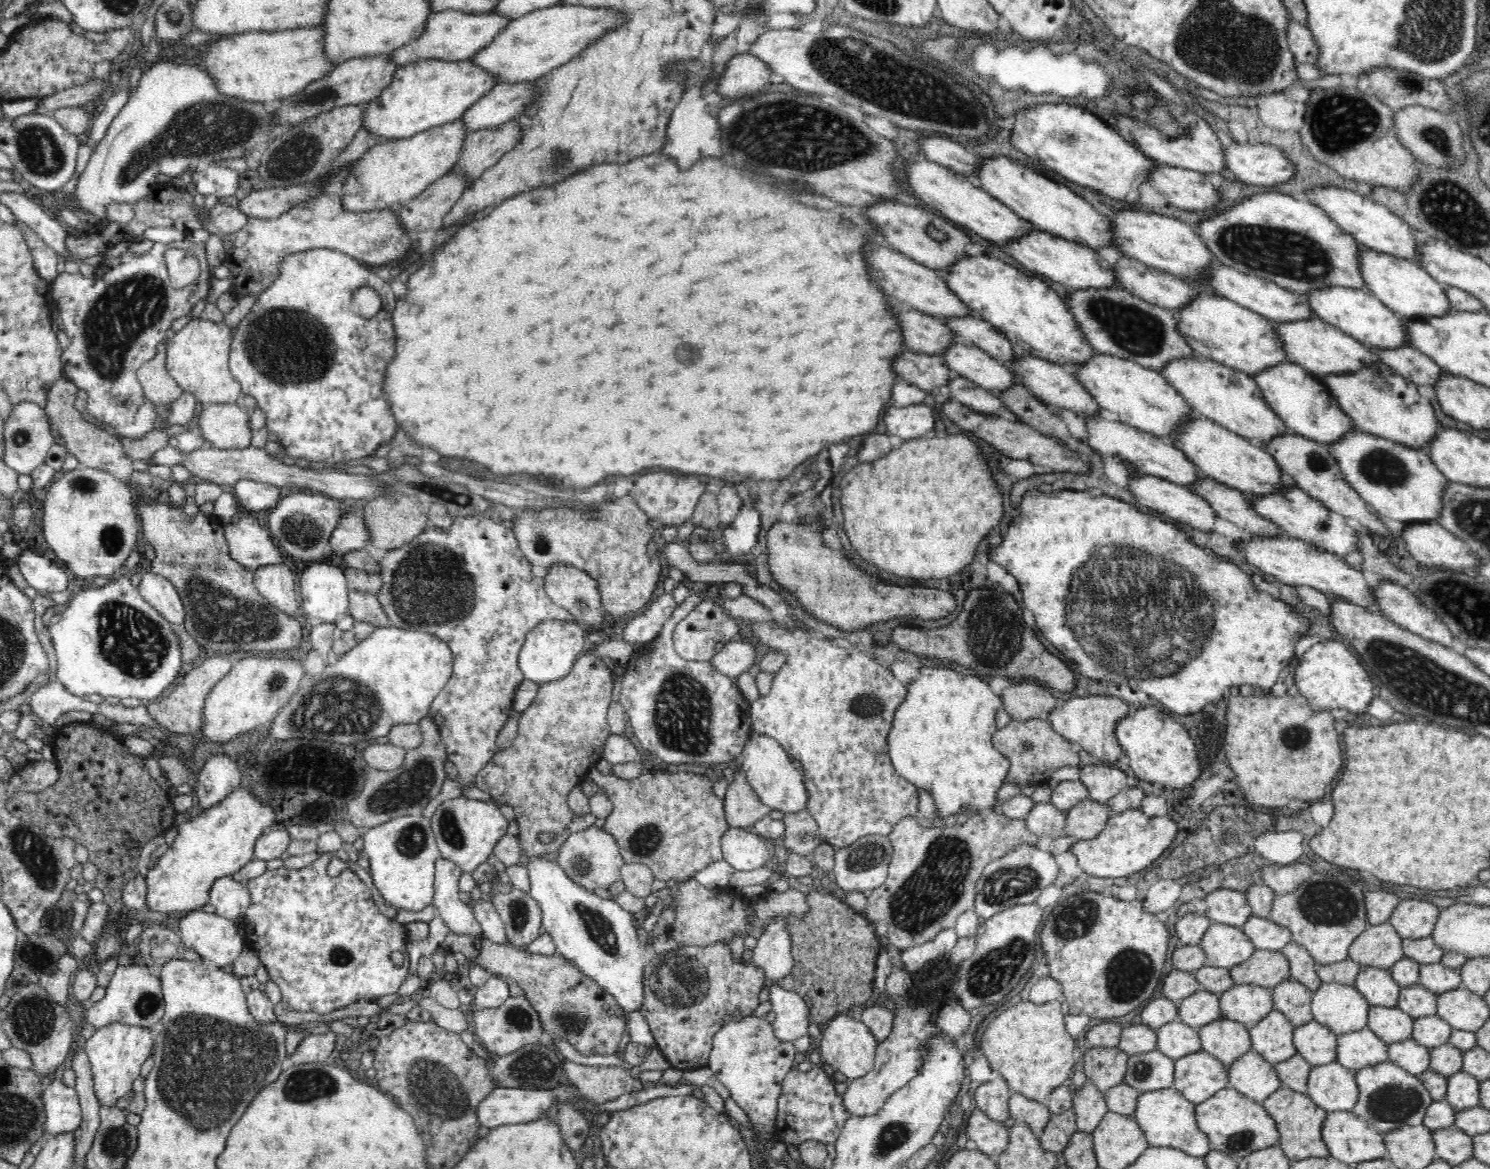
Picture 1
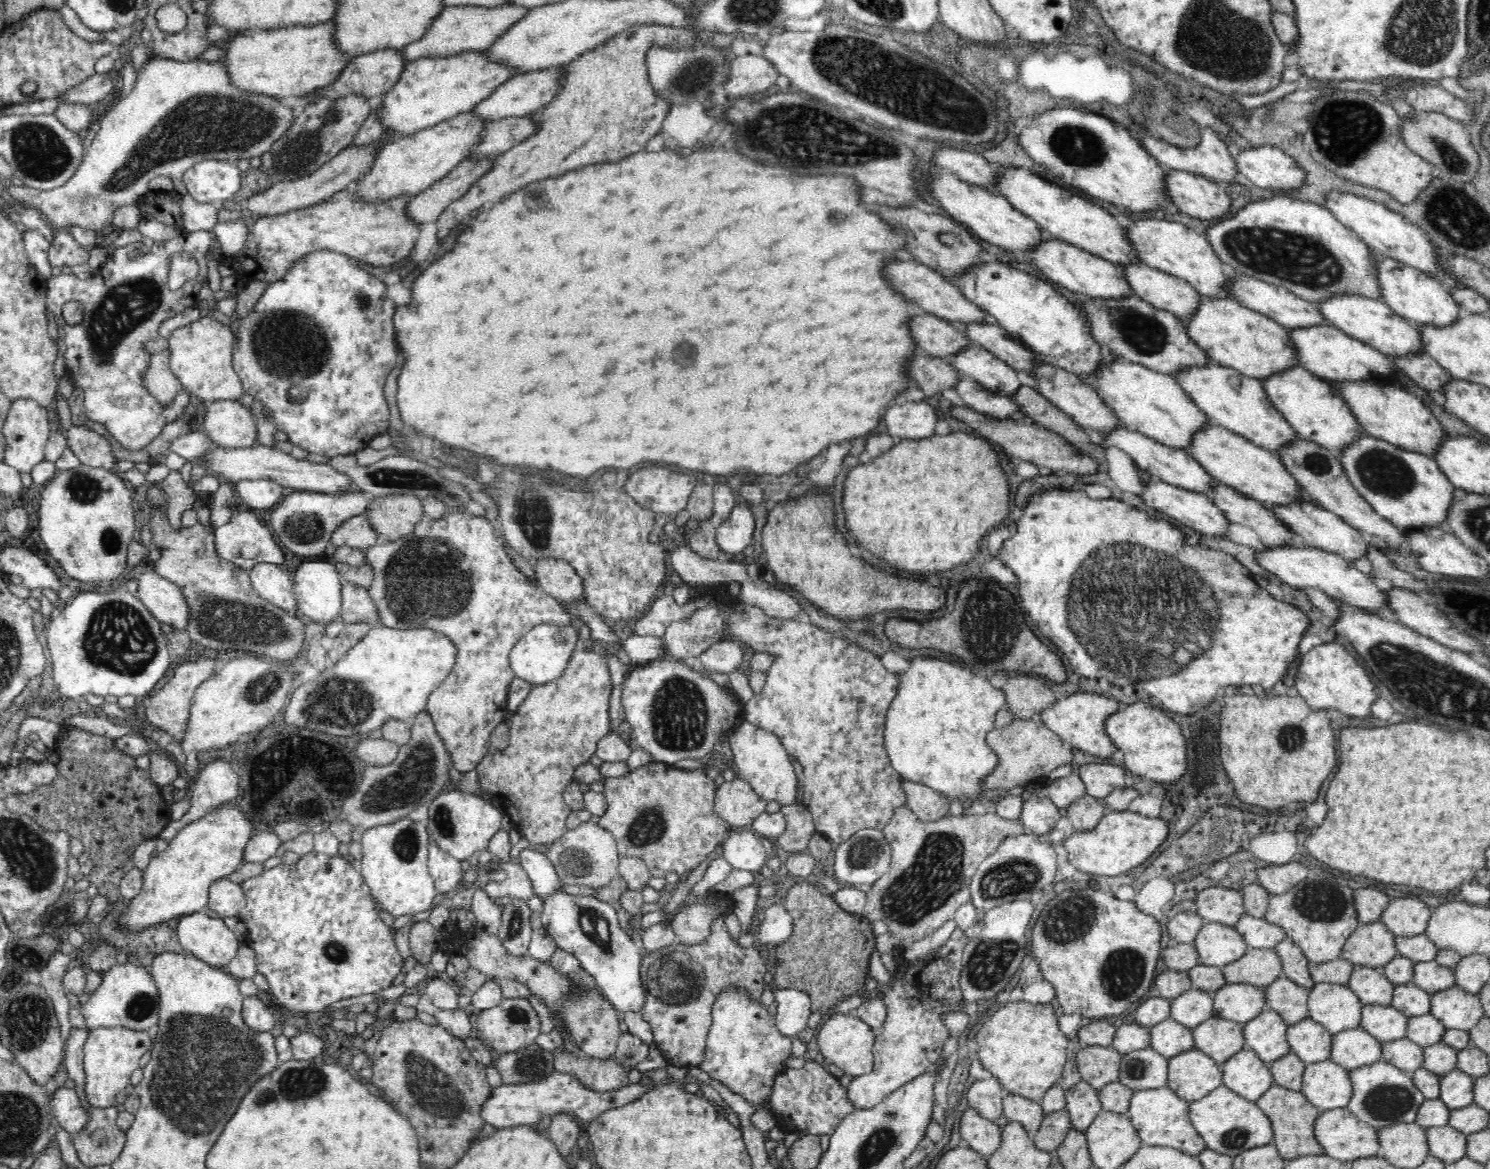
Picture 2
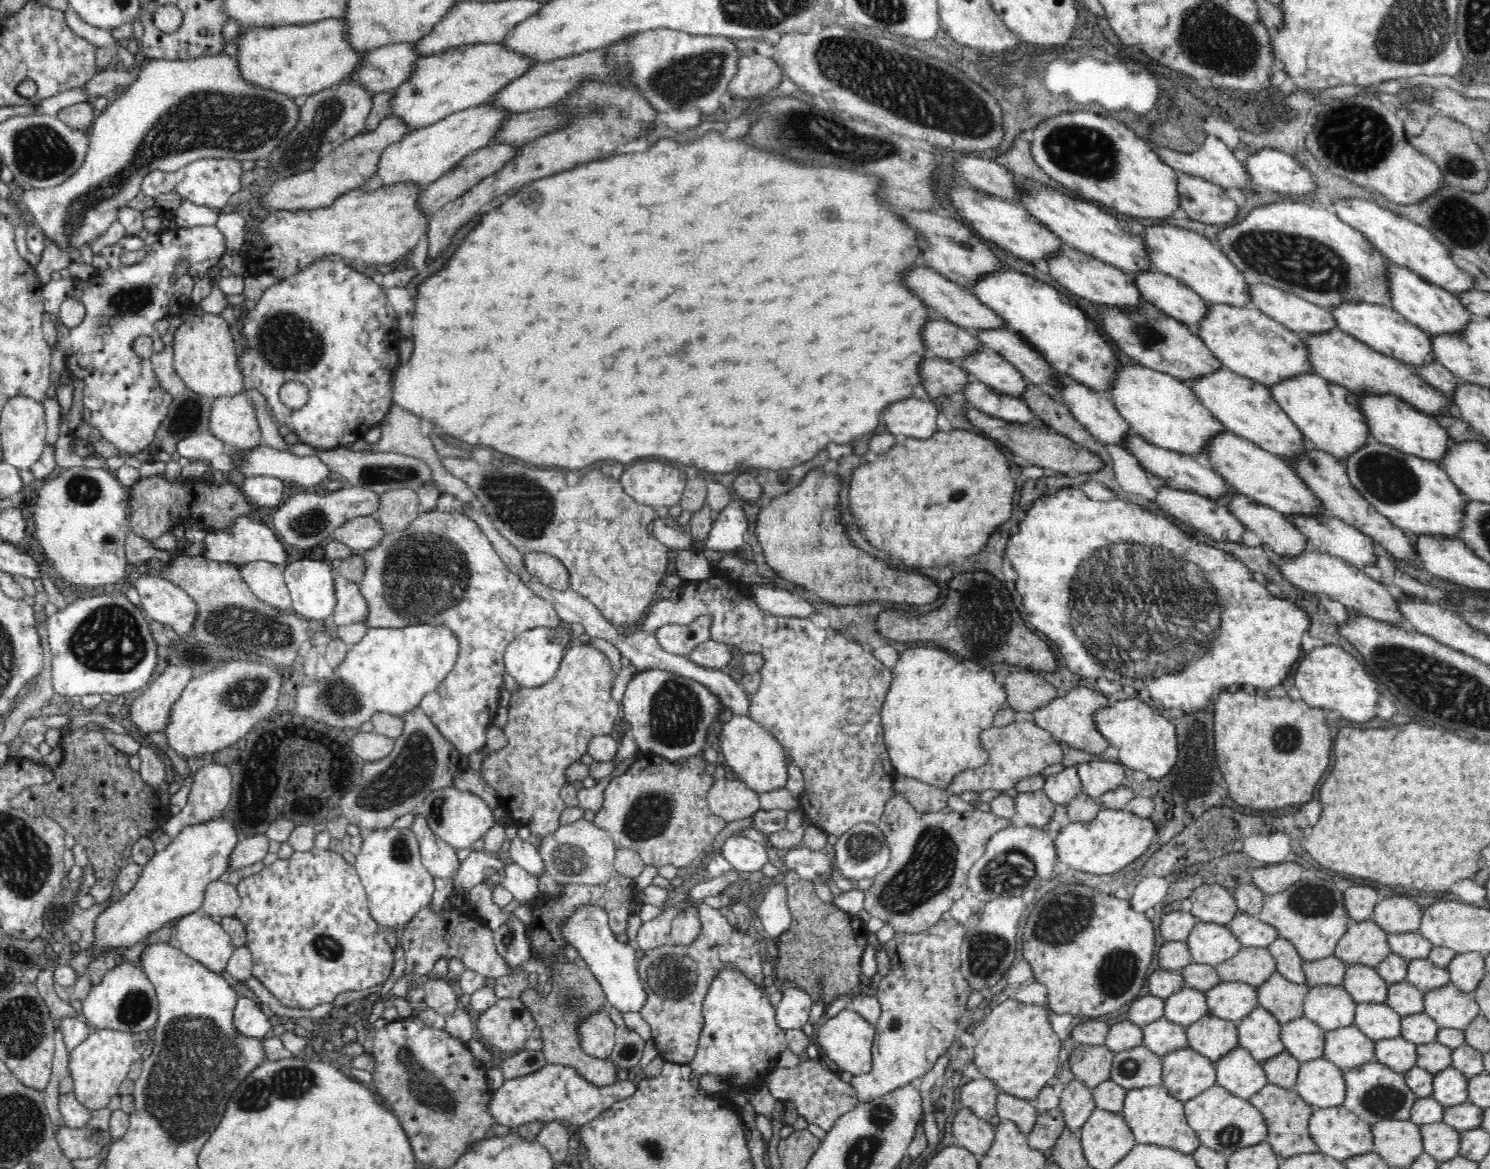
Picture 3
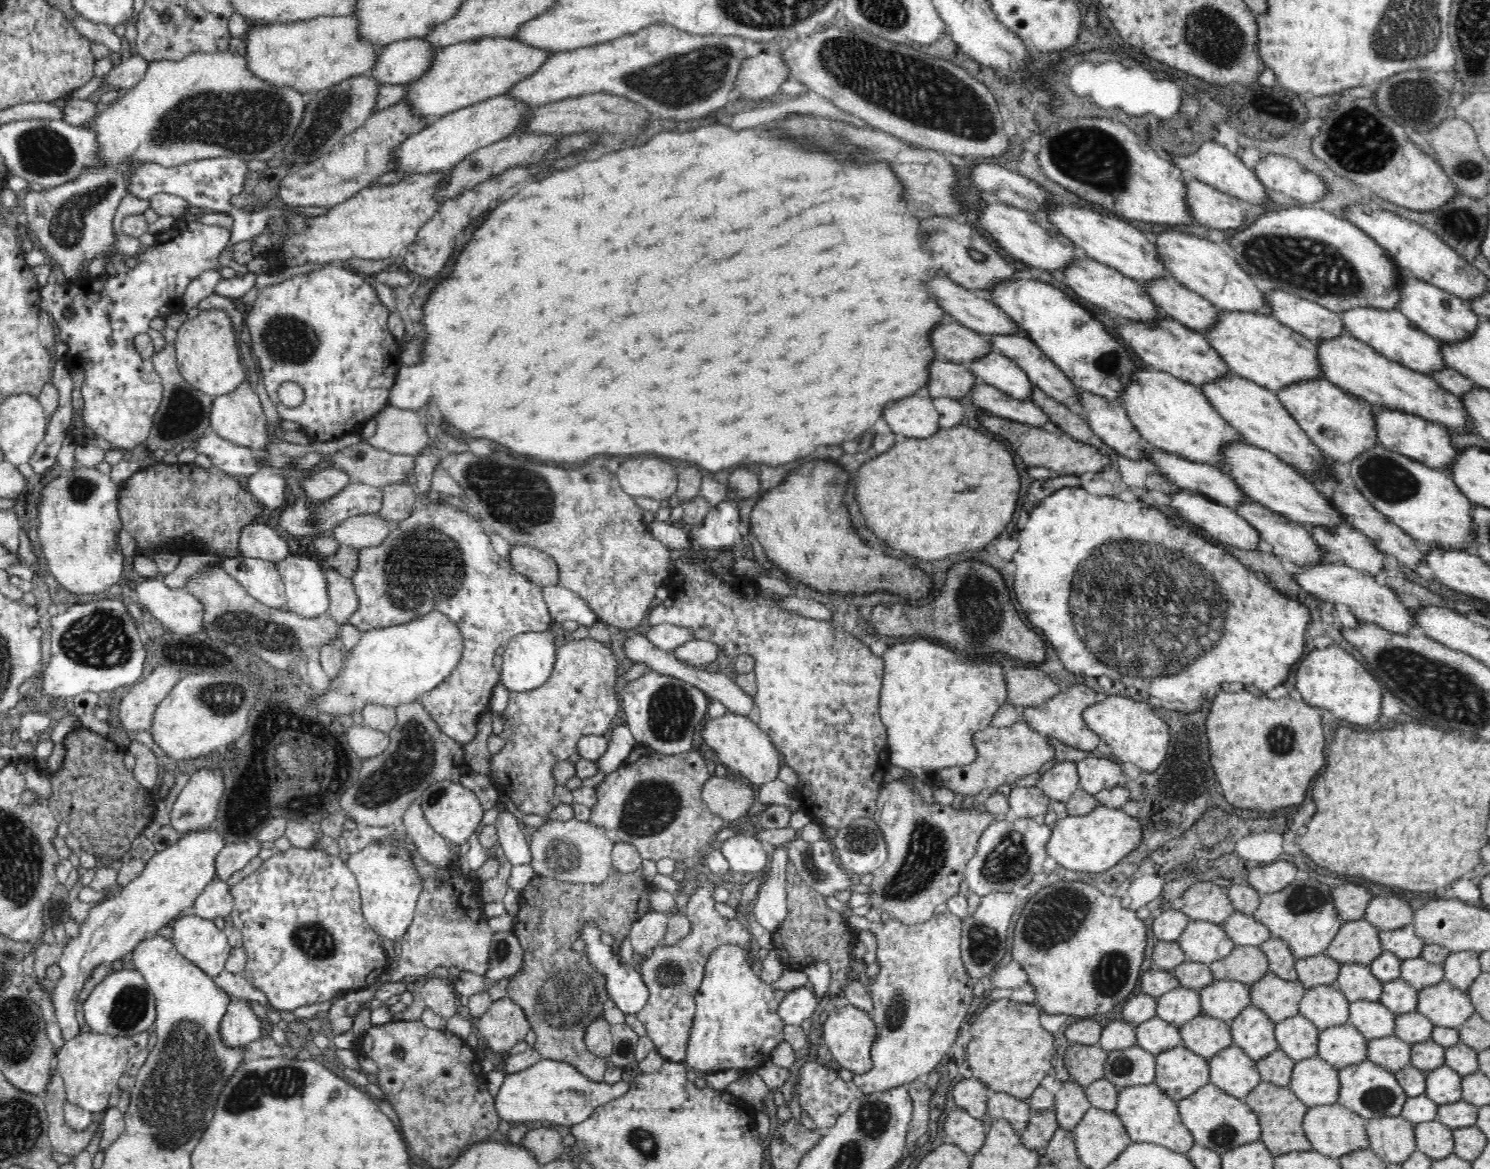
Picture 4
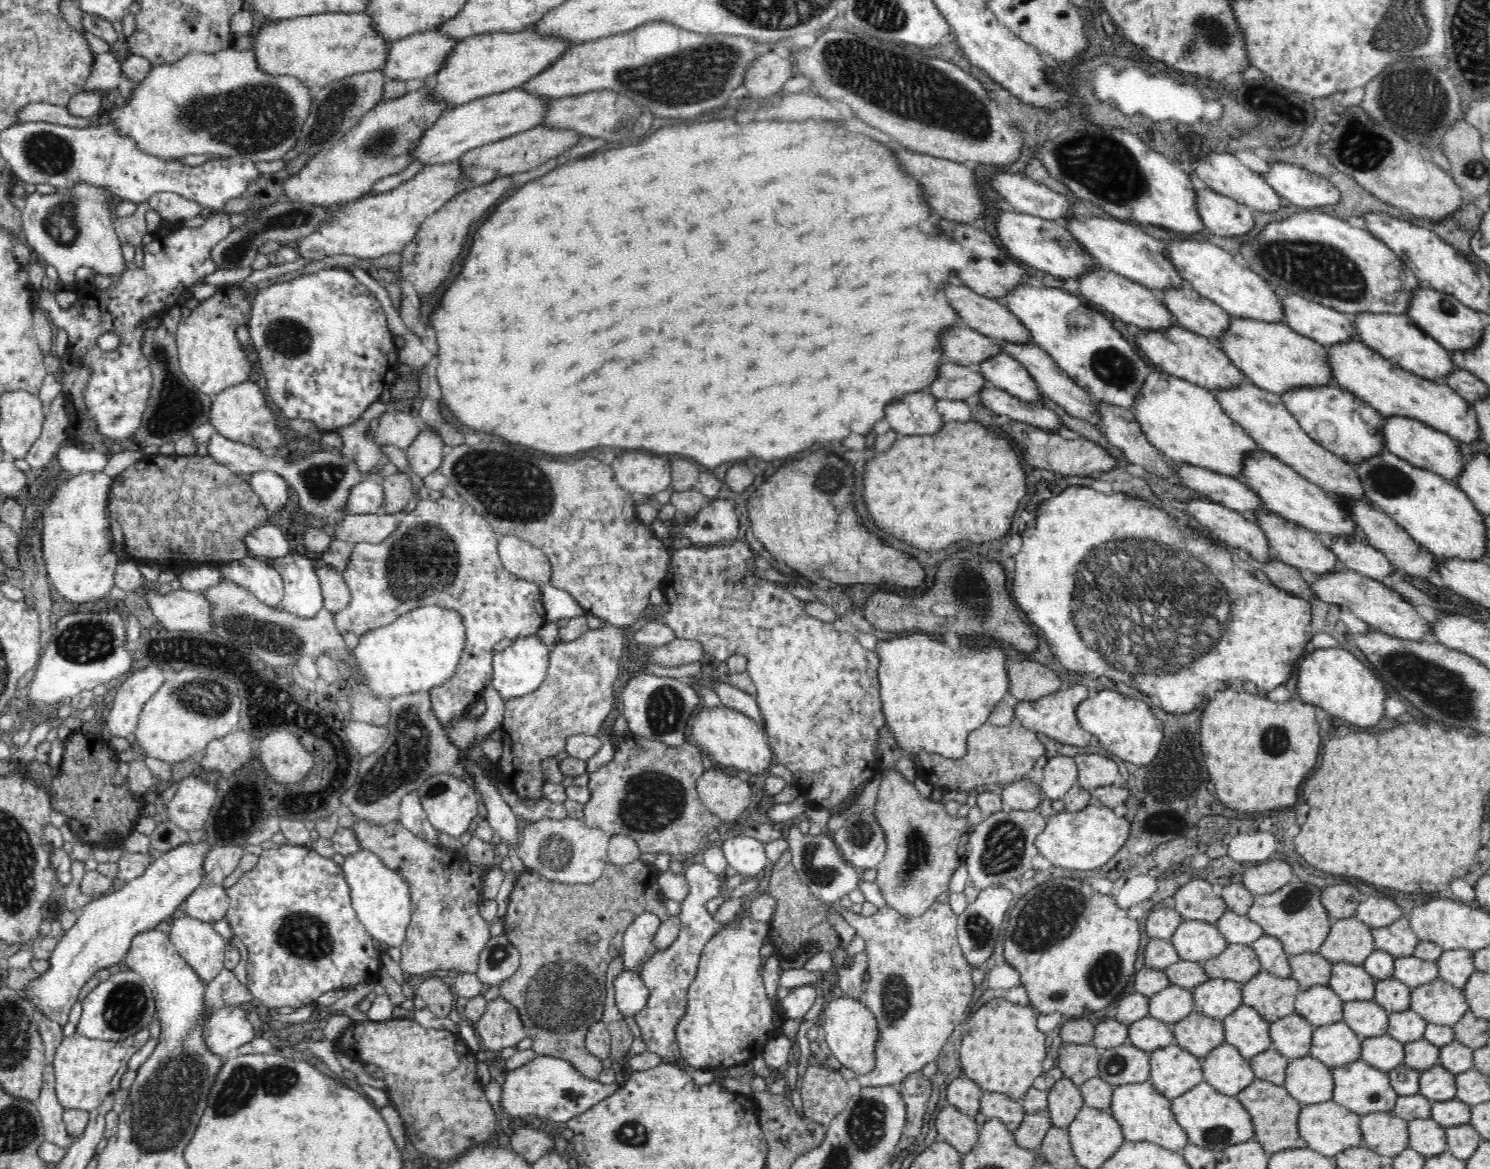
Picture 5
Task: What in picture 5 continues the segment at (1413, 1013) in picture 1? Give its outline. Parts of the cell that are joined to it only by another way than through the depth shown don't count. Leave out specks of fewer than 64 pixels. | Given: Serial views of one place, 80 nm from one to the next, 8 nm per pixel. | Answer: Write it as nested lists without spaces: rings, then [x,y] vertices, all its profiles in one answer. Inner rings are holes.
[[[1394,976],[1386,980],[1376,980],[1374,990],[1374,1002],[1382,1006],[1389,1014],[1411,1008],[1411,988]]]

